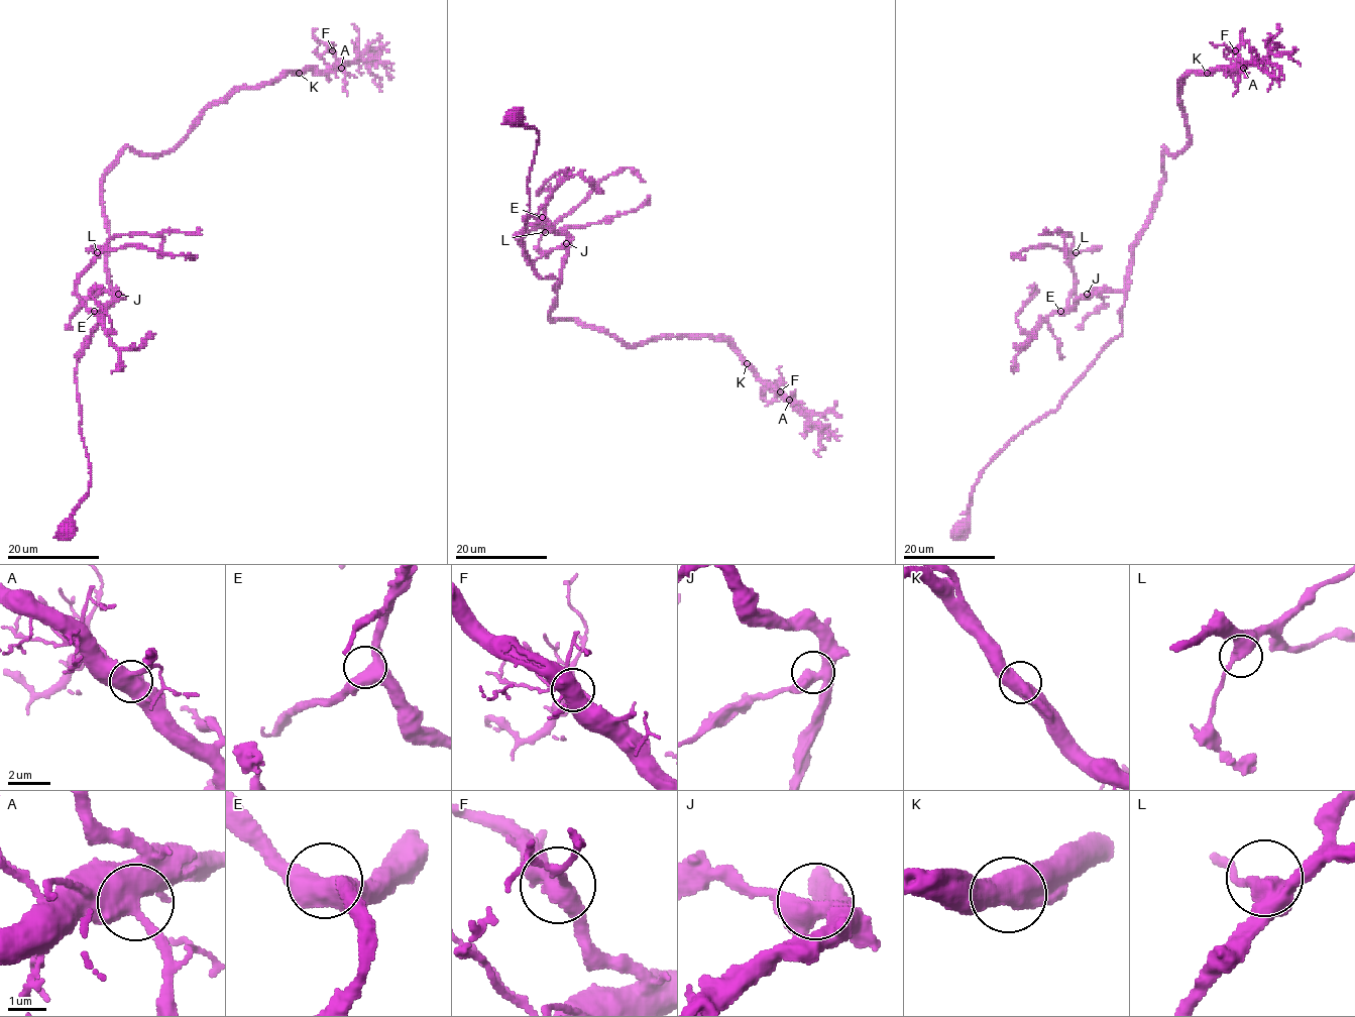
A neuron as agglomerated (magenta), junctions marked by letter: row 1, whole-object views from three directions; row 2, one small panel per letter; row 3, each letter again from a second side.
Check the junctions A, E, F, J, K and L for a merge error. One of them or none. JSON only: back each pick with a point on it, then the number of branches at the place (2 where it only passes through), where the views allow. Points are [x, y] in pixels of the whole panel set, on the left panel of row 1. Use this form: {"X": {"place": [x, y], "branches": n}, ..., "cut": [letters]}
{"cut": []}

